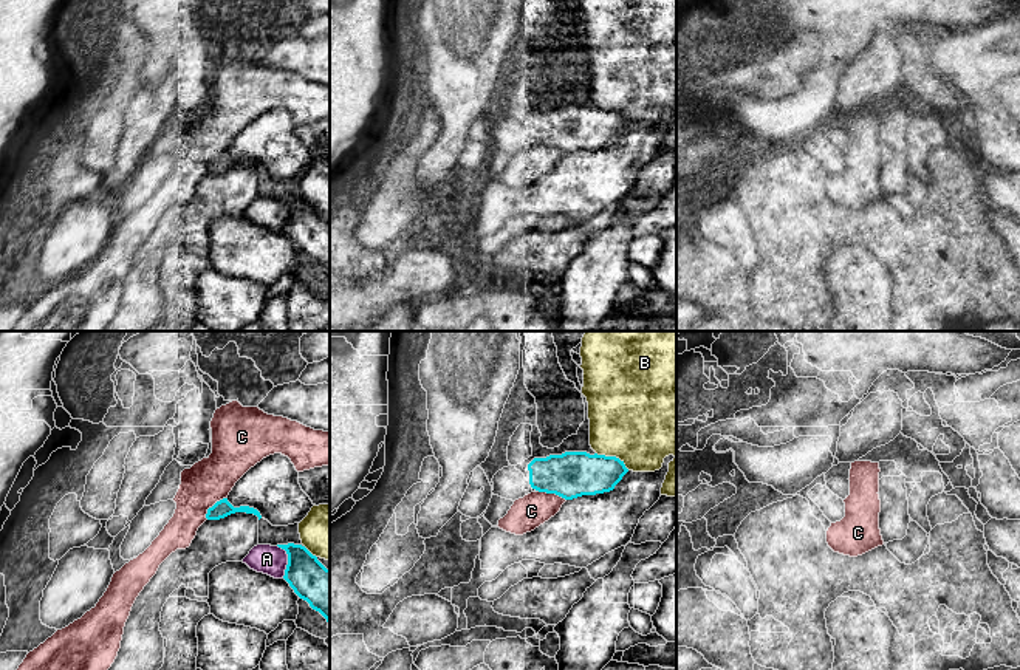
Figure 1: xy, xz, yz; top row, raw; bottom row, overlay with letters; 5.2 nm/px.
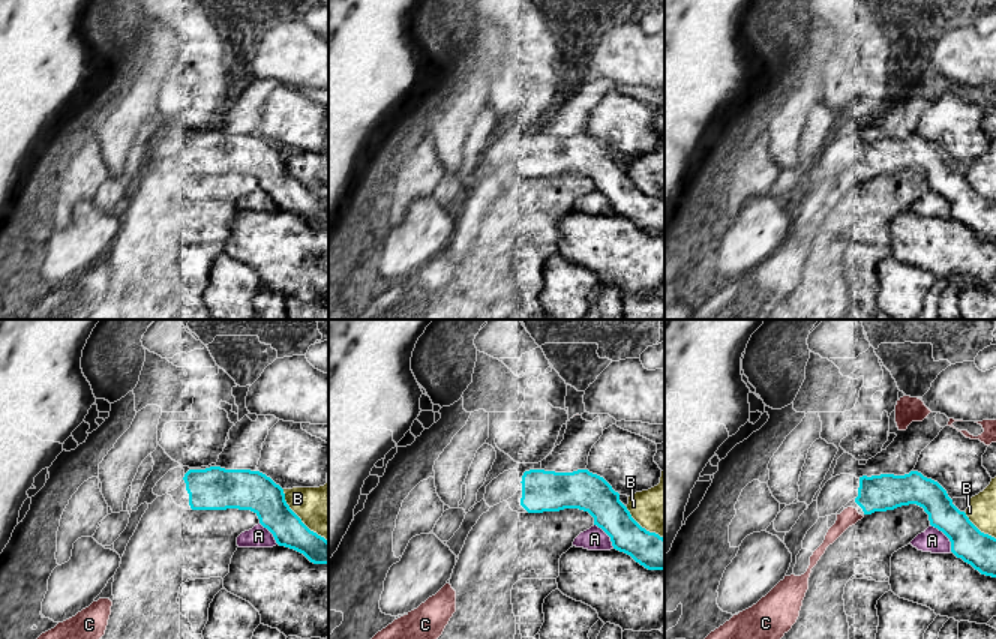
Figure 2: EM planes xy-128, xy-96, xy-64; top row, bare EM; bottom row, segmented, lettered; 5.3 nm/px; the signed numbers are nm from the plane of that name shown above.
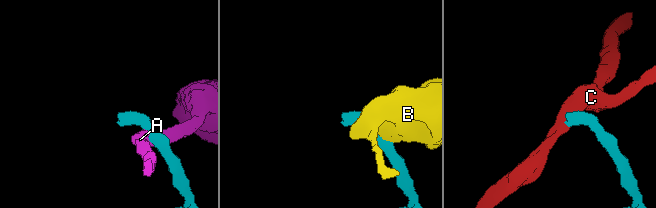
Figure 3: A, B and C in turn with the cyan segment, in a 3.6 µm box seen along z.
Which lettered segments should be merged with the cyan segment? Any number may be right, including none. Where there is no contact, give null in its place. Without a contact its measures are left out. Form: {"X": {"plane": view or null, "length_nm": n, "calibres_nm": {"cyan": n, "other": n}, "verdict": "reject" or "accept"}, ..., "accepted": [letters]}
{"A": {"plane": "xy", "length_nm": 180, "calibres_nm": {"cyan": 220, "other": 150}, "verdict": "reject"}, "B": {"plane": "xz", "length_nm": 200, "calibres_nm": {"cyan": 240, "other": 480}, "verdict": "reject"}, "C": {"plane": "xy", "length_nm": 160, "calibres_nm": {"cyan": 90, "other": 220}, "verdict": "reject"}, "accepted": []}

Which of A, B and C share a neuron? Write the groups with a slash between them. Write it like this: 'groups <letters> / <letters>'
groups A / B / C

